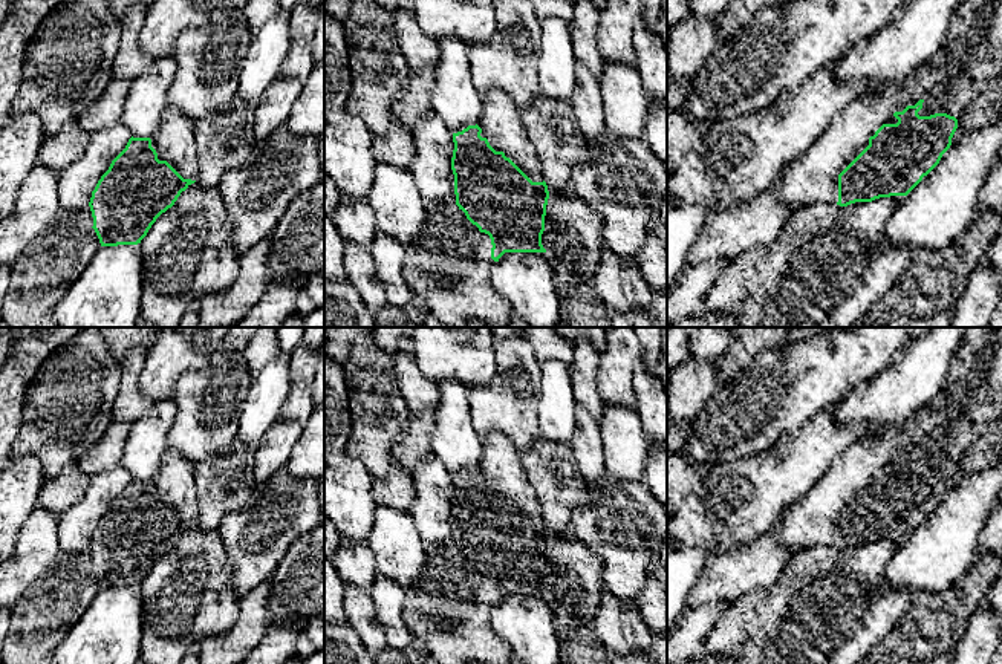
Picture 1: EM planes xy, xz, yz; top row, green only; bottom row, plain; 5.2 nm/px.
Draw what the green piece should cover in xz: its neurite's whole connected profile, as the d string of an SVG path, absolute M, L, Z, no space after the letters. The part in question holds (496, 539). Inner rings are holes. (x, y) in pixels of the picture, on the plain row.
M500 431L485 435L477 467L453 476L453 485L456 548L490 578L491 601L499 604L505 595L546 595L542 577L549 534L514 442Z

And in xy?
M167 448L151 480L130 480L89 545L101 589L138 588L156 561L196 525L194 465Z

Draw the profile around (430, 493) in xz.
M436 470L413 474L413 503L410 516L424 525L424 516L433 509L442 509L445 529L441 535L424 540L425 563L419 578L405 591L401 615L413 636L422 640L439 664L508 664L512 656L509 646L493 630L491 581L473 568L456 548L454 517L451 500L454 493L453 474Z

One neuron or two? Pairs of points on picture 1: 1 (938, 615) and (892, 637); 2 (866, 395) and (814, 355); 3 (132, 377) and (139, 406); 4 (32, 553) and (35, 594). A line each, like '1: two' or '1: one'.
1: one
2: two
3: one
4: two

